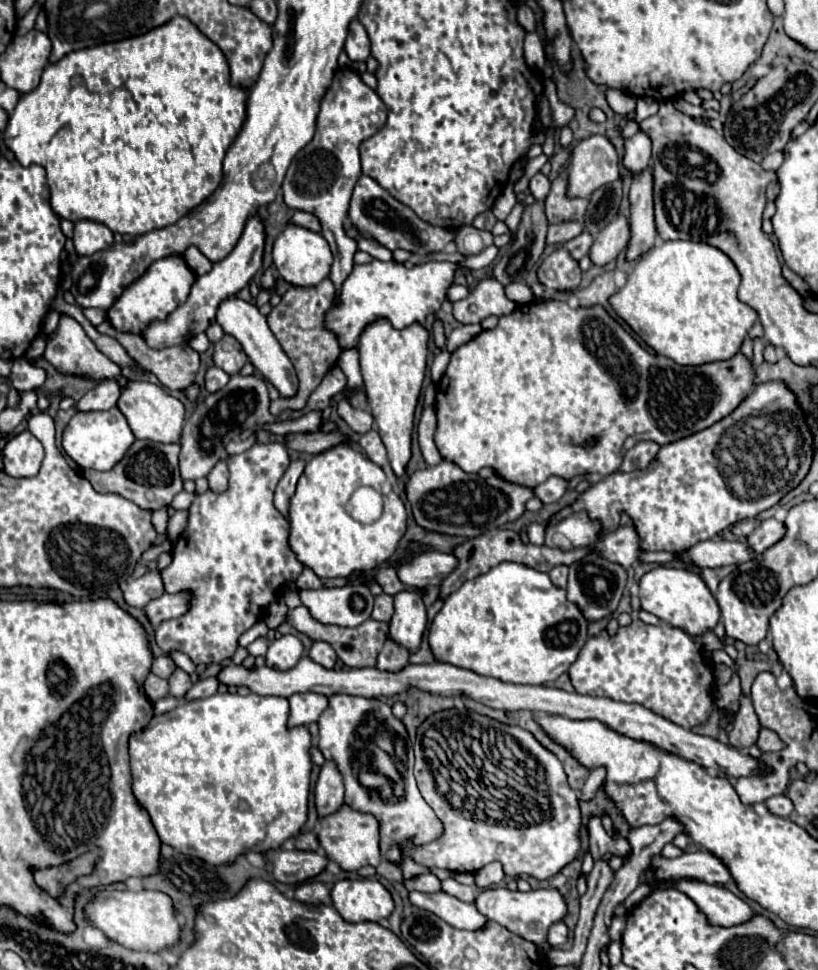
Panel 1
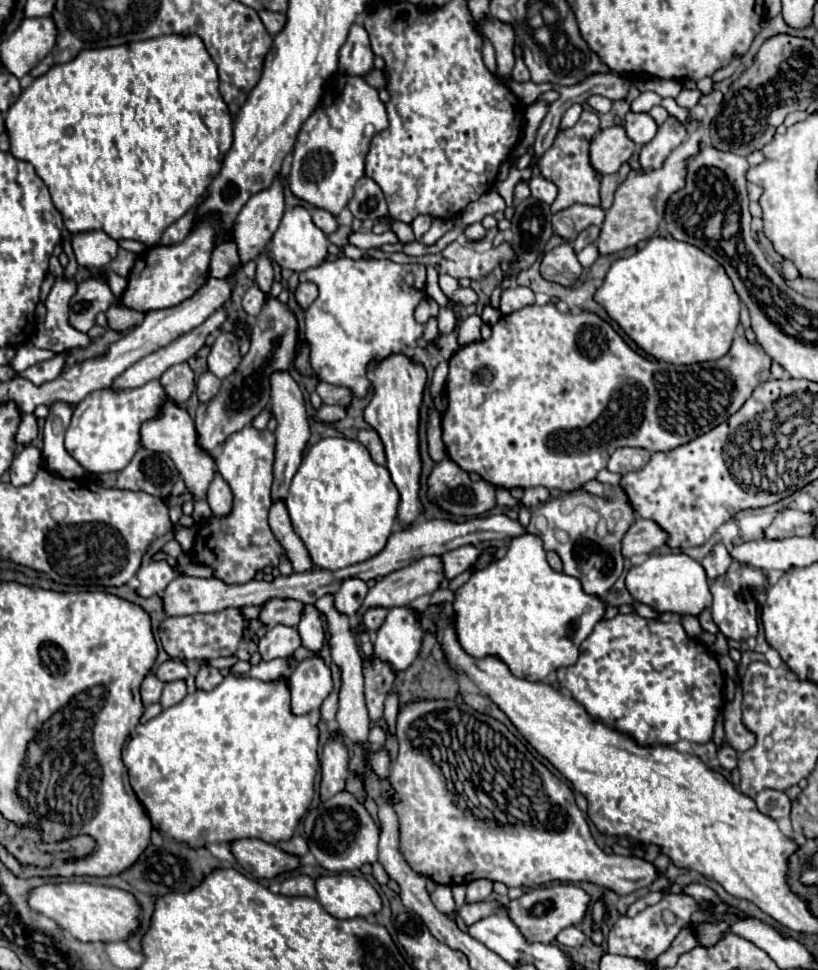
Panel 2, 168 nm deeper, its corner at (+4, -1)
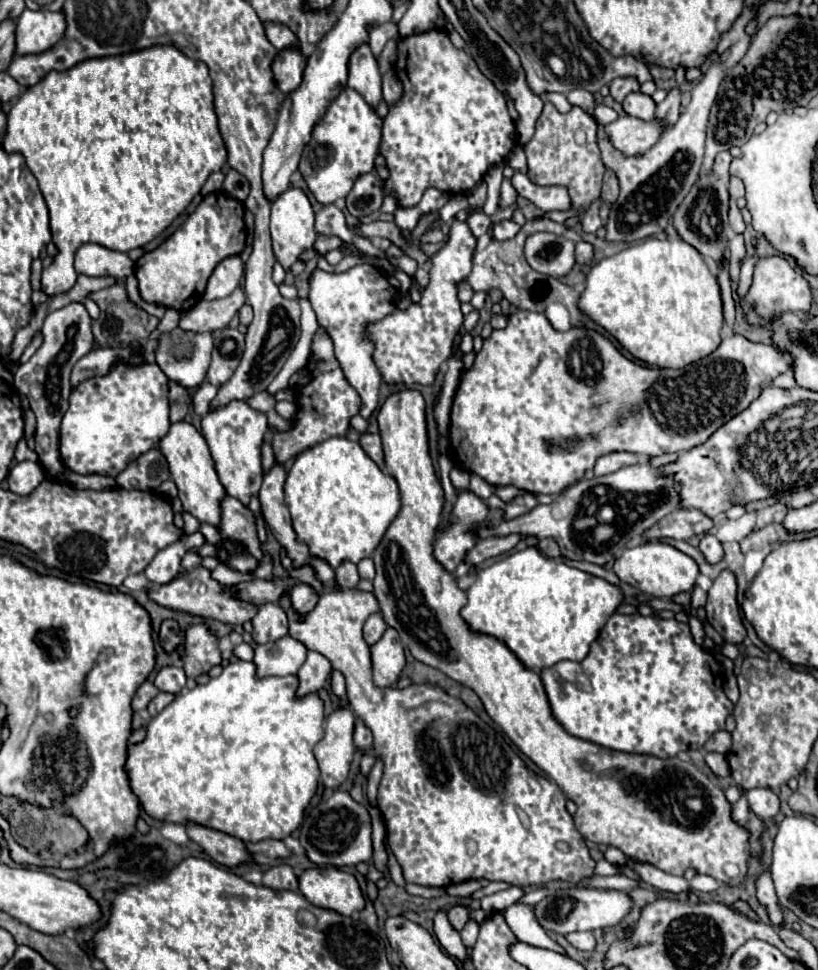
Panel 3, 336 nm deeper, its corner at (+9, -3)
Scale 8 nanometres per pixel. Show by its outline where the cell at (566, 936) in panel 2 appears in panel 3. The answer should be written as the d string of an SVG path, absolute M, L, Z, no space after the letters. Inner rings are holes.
M585 931L585 933L569 933L569 935L565 935L567 937L567 941L573 945L573 947L577 947L577 949L581 949L581 951L593 951L595 949L595 937L593 937L593 933L589 933L589 931Z

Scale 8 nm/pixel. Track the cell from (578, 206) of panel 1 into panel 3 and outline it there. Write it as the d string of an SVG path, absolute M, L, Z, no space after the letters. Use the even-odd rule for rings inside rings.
M545 103L545 109L543 109L541 117L537 119L537 131L535 131L533 139L525 145L527 163L529 163L527 177L537 185L567 187L569 197L571 197L571 209L577 209L581 213L585 213L591 207L591 203L599 199L601 179L603 179L603 173L605 173L605 165L601 163L601 153L599 153L599 147L597 147L597 141L595 141L595 129L597 129L595 119L589 117L579 107L573 107L567 115L561 115L551 103Z

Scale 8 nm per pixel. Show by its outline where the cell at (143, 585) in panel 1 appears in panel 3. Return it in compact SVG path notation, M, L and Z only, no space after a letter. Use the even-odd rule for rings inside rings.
M197 531L189 535L185 541L177 541L161 549L145 569L147 581L157 583L157 585L165 585L173 581L181 573L181 557L187 553L187 549L201 547L201 545L205 545L205 537Z

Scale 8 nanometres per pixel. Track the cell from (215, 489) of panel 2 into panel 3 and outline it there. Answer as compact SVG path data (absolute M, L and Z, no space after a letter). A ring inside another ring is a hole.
M225 495L221 499L221 525L219 525L221 537L223 539L235 539L245 543L247 551L261 561L263 559L263 549L257 539L255 531L255 517L253 513L237 499Z

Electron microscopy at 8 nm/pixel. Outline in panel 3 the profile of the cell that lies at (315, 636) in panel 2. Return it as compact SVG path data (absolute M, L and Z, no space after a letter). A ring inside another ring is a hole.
M297 583L293 587L293 593L291 593L291 605L293 605L293 611L299 615L299 619L303 621L307 617L307 613L311 613L317 605L317 593L309 587L309 585L303 585L303 583Z

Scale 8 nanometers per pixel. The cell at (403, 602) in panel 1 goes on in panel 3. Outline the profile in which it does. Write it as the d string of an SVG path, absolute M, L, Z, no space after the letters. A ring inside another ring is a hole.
M387 627L383 637L371 645L373 681L379 687L393 687L405 667L405 649L393 627Z

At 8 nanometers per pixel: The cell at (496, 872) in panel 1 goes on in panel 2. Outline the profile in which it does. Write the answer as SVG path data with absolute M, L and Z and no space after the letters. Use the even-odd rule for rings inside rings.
M476 879L472 883L468 883L468 891L466 891L466 903L476 903L476 901L484 901L488 895L492 893L492 883L488 879Z

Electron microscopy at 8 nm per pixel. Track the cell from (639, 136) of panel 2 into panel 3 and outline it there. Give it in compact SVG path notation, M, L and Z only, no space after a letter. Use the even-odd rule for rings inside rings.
M629 93L623 101L623 109L627 115L637 117L641 121L651 121L655 117L655 103L651 97L637 93Z

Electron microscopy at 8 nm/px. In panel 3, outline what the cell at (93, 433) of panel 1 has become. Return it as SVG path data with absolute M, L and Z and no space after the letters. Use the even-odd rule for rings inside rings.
M117 363L111 373L87 379L73 389L69 397L69 409L61 421L61 457L65 467L73 473L119 475L129 463L133 463L133 459L153 449L159 439L169 431L169 425L167 377L161 367L157 367L157 363L141 363L137 367Z

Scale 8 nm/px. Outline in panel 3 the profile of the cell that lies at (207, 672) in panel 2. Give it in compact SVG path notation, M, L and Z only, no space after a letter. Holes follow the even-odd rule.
M191 625L185 631L187 655L183 659L183 669L187 677L197 679L203 673L209 673L211 667L221 663L221 655L217 649L217 639L205 625Z

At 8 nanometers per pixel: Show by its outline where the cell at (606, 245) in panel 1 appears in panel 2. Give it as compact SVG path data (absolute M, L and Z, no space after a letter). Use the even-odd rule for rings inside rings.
M700 125L698 129L694 129L690 133L690 137L678 145L678 149L674 149L666 161L662 163L662 167L658 169L632 169L626 177L626 181L618 187L616 197L614 197L614 205L608 209L606 219L602 223L602 231L600 237L596 241L600 255L610 255L610 253L618 253L622 249L634 247L646 239L650 239L660 221L662 221L662 213L666 209L666 201L670 199L670 195L674 195L678 189L682 189L682 185L686 185L686 173L688 173L688 161L690 157L700 153L700 143L702 143L702 135L704 135L704 127Z

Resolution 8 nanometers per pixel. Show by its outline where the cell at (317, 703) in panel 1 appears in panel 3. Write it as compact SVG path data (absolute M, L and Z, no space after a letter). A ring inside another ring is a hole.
M307 651L307 659L305 659L303 667L297 671L297 679L299 679L297 697L305 697L309 693L319 693L325 687L331 671L333 671L333 667L331 667L329 659L325 659L317 651Z

